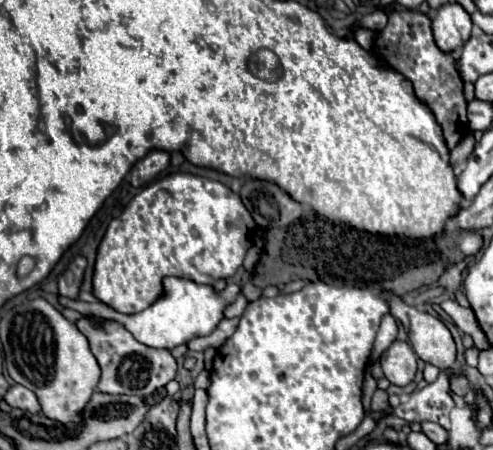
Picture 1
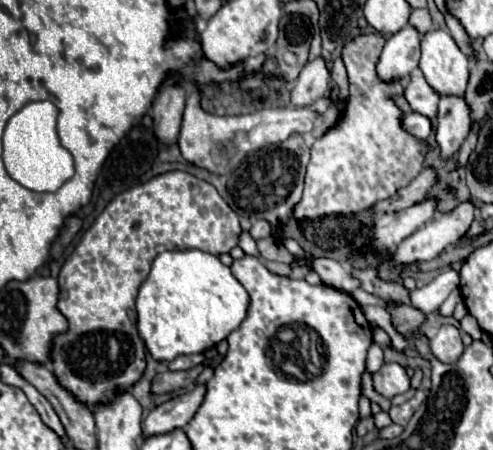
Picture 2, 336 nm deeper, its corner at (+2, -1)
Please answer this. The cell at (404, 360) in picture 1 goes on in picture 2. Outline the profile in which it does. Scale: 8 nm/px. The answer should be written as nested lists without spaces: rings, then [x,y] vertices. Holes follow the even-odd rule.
[[[392,362],[384,364],[376,374],[374,374],[374,388],[386,398],[392,398],[396,394],[404,394],[410,390],[410,376],[406,374],[404,366]]]

